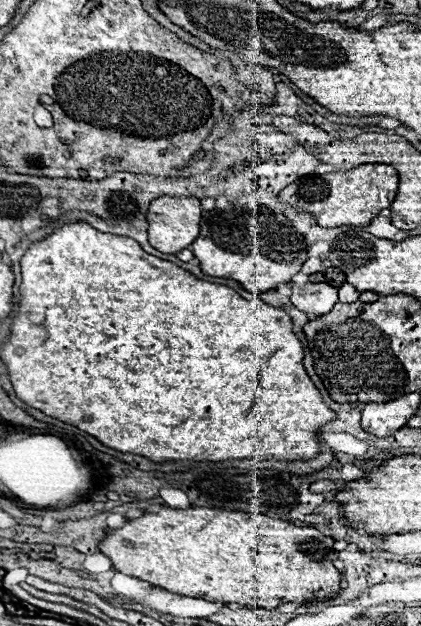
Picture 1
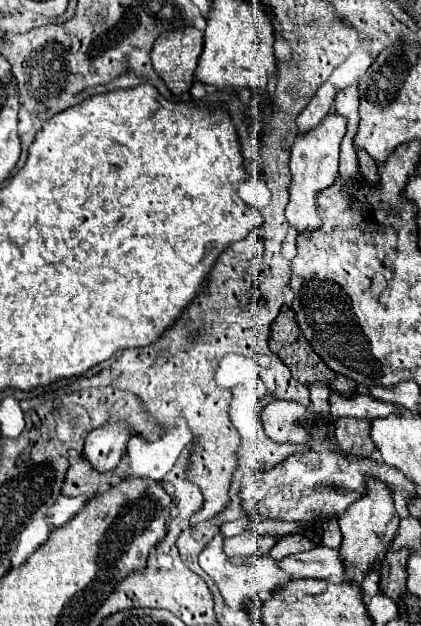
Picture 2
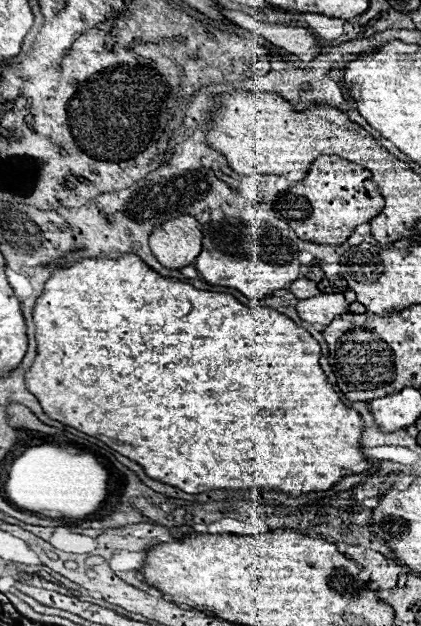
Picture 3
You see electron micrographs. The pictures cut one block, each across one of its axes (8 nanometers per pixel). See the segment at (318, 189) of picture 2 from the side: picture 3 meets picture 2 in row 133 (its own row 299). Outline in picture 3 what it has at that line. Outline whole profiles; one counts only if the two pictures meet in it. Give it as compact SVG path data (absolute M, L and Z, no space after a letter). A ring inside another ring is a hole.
M320 294L308 300L298 300L298 316L316 328L328 326L336 316L348 312L348 302L344 294Z

